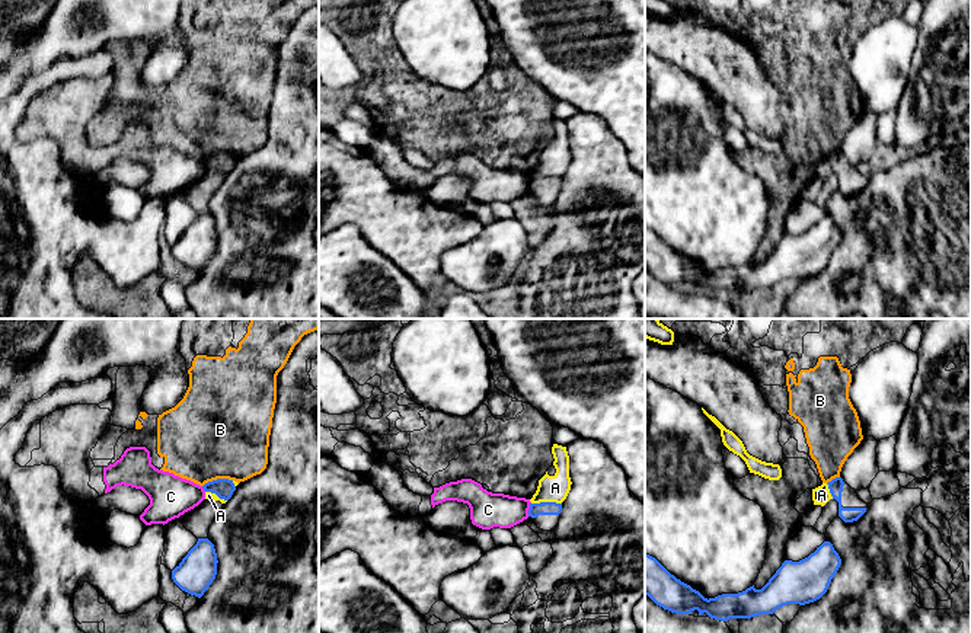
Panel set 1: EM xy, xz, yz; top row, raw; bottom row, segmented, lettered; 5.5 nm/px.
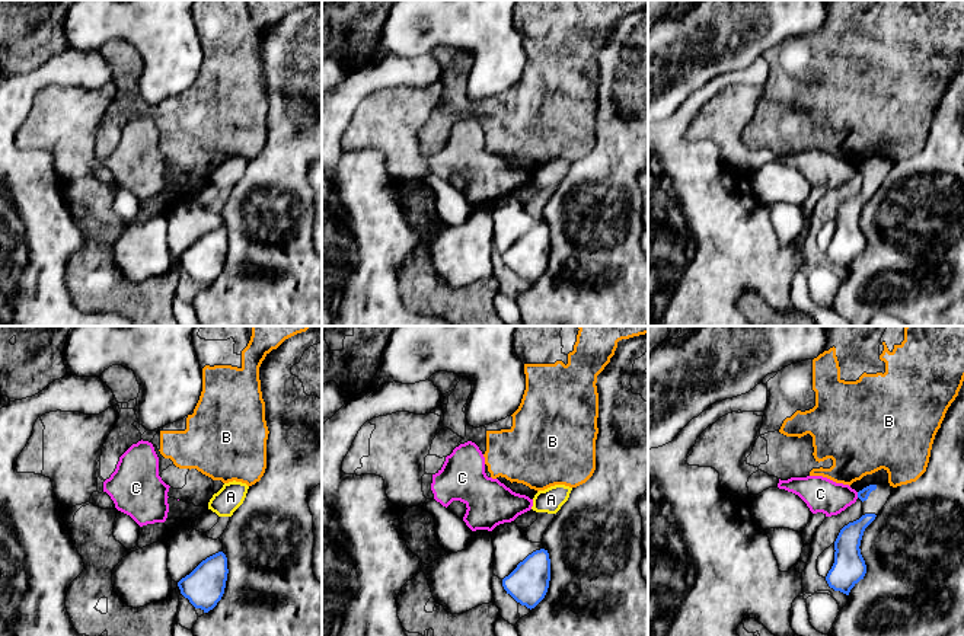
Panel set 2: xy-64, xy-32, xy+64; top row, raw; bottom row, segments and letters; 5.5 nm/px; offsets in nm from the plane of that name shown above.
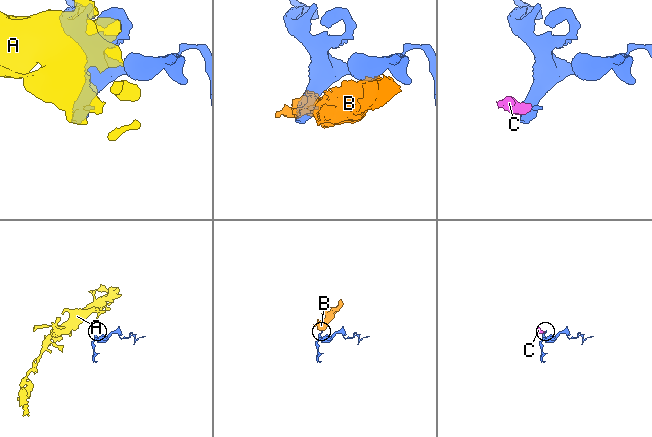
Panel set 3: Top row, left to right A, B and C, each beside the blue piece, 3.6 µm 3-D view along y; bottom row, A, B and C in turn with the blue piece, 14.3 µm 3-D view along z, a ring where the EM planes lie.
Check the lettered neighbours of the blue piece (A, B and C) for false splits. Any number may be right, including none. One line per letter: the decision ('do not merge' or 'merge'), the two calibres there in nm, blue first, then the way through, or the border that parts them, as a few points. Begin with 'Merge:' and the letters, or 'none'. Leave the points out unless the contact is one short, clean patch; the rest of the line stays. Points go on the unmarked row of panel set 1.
Merge: none
A: do not merge; 80 nm thick on the blue side, 140 nm on the other; border along xz (561, 176), (532, 178)
B: do not merge; 110 nm thick on the blue side, 500 nm on the other; border along xy (232, 153), (213, 153), (203, 160)
C: do not merge; 80 nm thick on the blue side, 200 nm on the other; border along xz (530, 176), (527, 189)

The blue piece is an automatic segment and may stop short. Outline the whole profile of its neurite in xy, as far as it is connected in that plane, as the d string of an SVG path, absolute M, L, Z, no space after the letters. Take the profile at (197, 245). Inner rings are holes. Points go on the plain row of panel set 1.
M198 212L182 236L172 244L173 256L201 272L217 249L217 227L208 212Z

